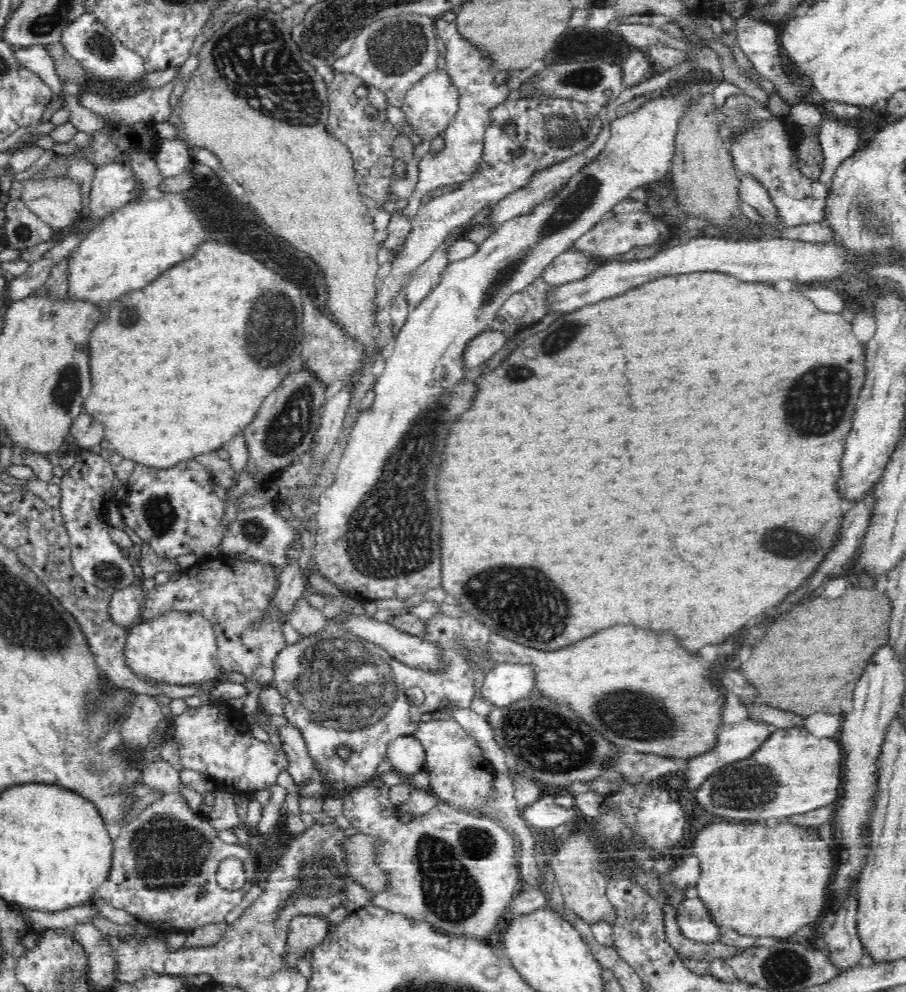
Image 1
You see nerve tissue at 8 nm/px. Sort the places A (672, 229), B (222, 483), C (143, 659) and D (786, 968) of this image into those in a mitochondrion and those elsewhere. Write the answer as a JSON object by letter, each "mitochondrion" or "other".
{"A":"other","B":"other","C":"other","D":"mitochondrion"}

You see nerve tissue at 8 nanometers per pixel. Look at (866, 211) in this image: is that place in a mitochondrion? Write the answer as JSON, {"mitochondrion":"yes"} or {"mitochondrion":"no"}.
{"mitochondrion":"yes"}

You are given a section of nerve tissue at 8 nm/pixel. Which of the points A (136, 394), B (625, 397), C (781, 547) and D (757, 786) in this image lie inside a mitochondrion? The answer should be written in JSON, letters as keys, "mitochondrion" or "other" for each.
{"A":"other","B":"other","C":"mitochondrion","D":"mitochondrion"}

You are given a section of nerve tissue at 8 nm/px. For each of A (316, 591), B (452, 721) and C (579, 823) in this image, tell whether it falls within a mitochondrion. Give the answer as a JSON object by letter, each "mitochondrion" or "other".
{"A":"other","B":"other","C":"other"}

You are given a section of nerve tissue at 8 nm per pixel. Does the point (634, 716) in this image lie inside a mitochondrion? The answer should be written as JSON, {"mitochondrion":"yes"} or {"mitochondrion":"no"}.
{"mitochondrion":"yes"}

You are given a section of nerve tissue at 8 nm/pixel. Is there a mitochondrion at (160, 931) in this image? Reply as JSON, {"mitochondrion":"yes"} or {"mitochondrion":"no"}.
{"mitochondrion":"no"}

